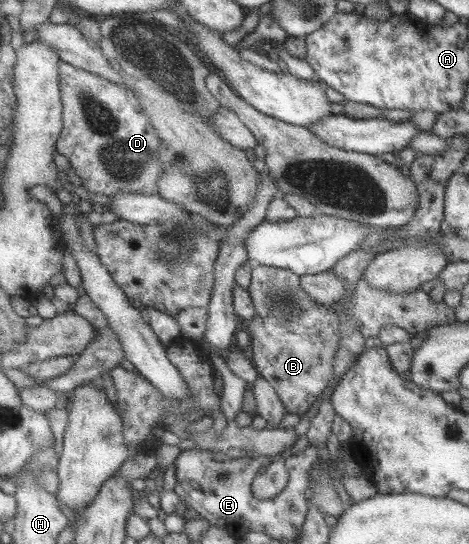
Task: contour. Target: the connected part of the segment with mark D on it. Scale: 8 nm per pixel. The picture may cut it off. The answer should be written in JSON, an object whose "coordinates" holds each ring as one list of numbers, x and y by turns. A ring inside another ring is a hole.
{"coordinates":[[61,62,62,72,62,95,64,96,64,131,61,140,58,143,58,152,64,155,72,164,72,171,76,180,80,181,83,186,91,193,101,193,107,197,117,197,119,193,139,192,144,194,158,194,160,192,161,178,165,175,165,164,161,160,161,148,163,139,159,136,157,127,153,122,152,116,146,111,142,100,131,90,127,84,117,84,112,80,107,80,98,74,81,70,68,62]]}

